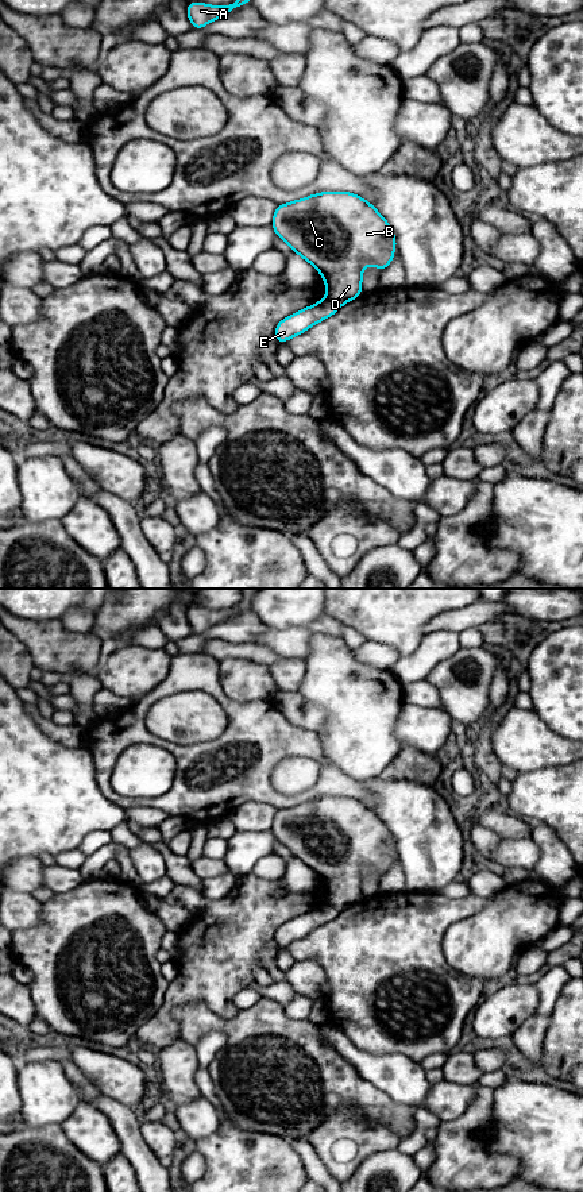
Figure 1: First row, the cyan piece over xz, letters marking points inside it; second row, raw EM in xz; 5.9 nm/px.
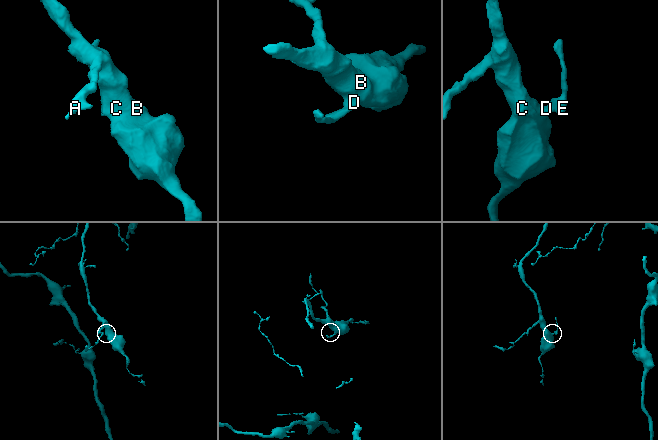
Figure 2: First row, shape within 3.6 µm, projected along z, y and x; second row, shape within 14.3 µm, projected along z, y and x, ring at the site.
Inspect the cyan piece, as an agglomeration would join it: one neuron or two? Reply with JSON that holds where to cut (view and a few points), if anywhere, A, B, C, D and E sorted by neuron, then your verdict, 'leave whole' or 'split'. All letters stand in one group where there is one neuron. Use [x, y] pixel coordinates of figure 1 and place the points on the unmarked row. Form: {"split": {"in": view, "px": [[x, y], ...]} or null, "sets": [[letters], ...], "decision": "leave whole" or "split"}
{"split": {"in": "xz", "px": [[324, 903], [340, 910]]}, "sets": [["A", "B", "C", "D"], ["E"]], "decision": "split"}

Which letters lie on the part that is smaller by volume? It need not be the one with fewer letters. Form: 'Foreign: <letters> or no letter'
Foreign: E

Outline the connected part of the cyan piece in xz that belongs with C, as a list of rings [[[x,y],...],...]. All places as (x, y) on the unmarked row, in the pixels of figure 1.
[[[321,796],[277,810],[271,832],[275,840],[286,846],[293,857],[317,873],[325,887],[325,904],[333,906],[340,911],[363,899],[363,872],[372,869],[383,876],[393,867],[397,850],[395,838],[386,823],[372,809],[350,796]]]

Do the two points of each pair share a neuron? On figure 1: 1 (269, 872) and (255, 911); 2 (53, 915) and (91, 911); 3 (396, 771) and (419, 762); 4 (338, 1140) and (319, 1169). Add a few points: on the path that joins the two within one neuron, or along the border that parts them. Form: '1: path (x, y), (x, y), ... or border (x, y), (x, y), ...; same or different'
1: border (251, 872), (265, 879), (278, 880); different
2: path (62, 915), (81, 915); same
3: path (401, 768), (413, 764); same
4: border (305, 1140), (334, 1177); different

